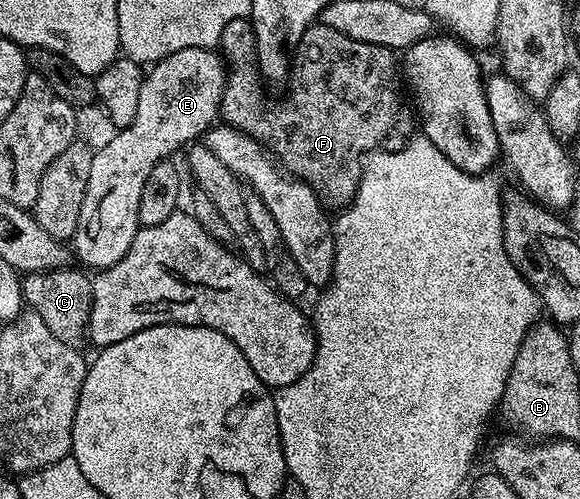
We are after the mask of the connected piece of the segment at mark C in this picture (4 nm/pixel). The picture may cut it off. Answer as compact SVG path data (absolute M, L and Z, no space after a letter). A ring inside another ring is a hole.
M84 269L44 270L38 274L26 274L21 279L21 297L24 305L37 314L51 328L51 332L63 344L84 347L89 332L89 313L93 303L93 284Z

